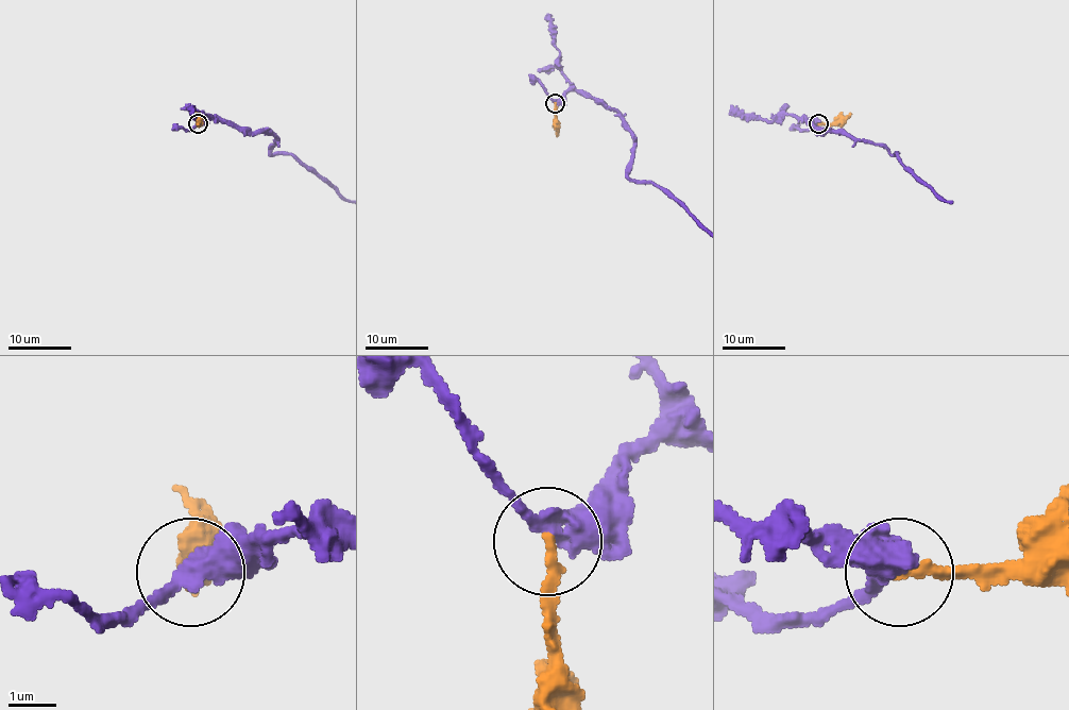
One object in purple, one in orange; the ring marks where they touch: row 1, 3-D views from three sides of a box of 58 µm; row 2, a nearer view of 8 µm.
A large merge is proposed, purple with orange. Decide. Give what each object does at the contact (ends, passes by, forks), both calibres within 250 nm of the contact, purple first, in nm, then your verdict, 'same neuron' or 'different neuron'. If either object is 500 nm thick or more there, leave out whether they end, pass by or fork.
purple passes by | orange ends | 460/240 nm | same neuron

